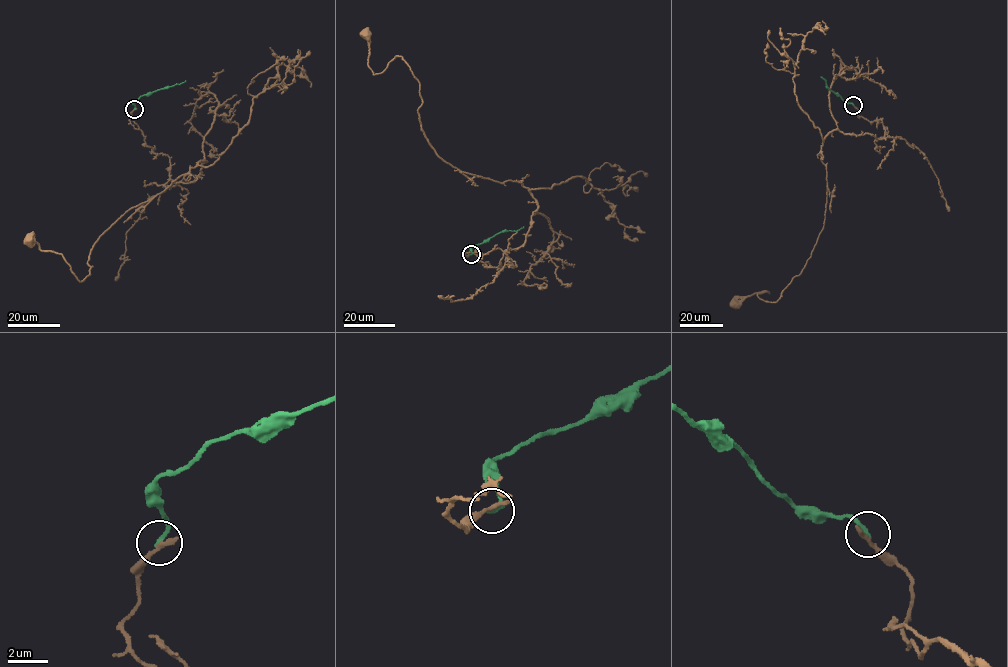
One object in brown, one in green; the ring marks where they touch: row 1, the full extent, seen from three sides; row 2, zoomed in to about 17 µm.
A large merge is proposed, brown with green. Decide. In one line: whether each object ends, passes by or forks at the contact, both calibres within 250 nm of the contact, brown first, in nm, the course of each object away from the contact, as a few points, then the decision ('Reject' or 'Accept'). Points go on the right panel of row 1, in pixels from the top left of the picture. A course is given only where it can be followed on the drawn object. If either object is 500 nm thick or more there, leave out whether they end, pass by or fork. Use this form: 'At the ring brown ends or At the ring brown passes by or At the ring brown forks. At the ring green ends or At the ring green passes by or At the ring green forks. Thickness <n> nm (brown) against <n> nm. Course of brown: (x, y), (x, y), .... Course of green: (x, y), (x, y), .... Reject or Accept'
At the ring brown ends. At the ring green ends. Thickness 320 nm (brown) against 220 nm. Course of brown: (853, 105), (885, 135), (829, 132), (810, 257), (776, 302), (764, 291), (736, 304). Course of green: (853, 105), (829, 89), (820, 77). Reject

